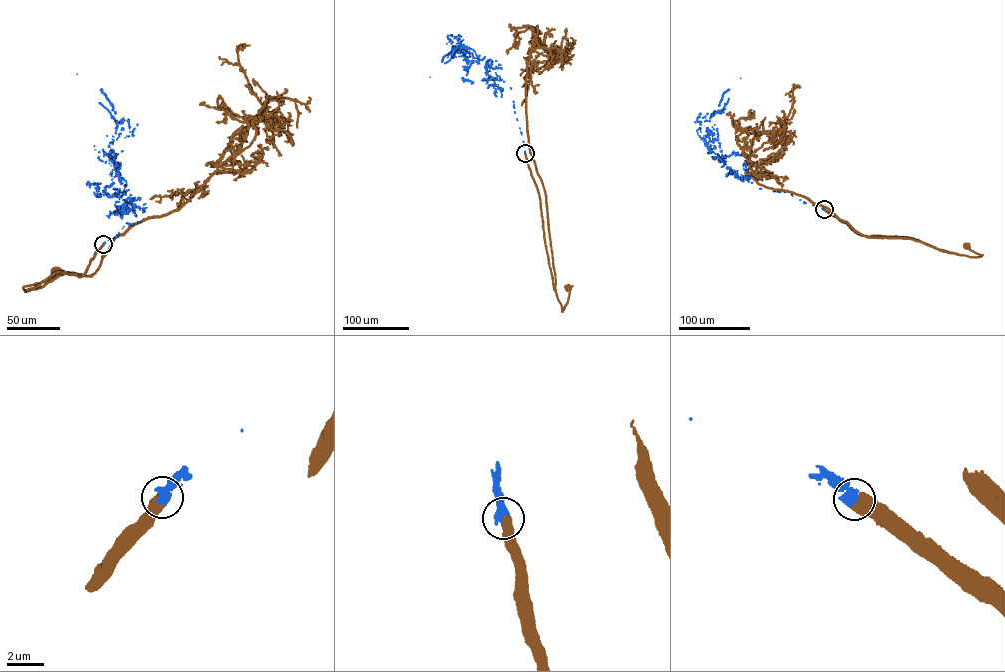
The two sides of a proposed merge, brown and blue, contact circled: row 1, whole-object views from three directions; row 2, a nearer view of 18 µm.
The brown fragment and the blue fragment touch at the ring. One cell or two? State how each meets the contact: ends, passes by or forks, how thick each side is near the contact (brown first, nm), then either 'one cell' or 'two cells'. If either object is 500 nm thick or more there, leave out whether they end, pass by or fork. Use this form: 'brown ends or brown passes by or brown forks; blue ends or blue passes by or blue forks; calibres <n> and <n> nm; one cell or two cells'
calibres 700 and 550 nm; one cell

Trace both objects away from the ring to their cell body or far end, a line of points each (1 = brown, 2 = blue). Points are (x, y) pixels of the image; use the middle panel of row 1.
1: (525, 153), (539, 195), (553, 289), (562, 311), (568, 287)
2: (525, 153), (514, 108), (492, 85), (484, 58), (454, 38), (449, 41), (454, 54), (444, 56), (430, 77)

